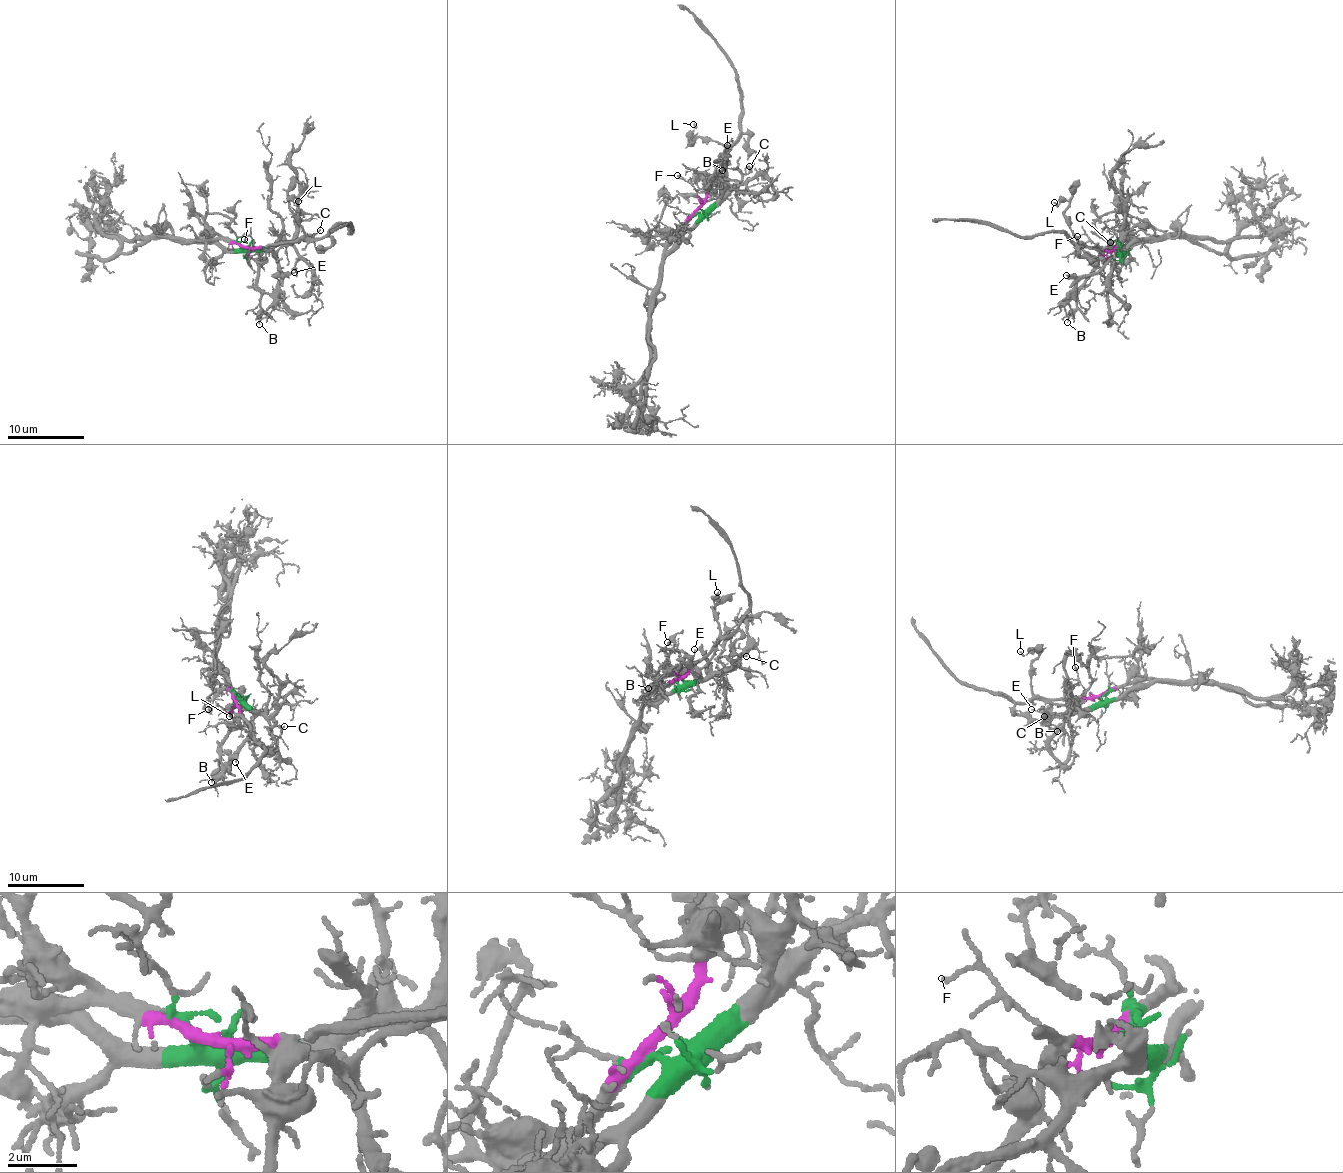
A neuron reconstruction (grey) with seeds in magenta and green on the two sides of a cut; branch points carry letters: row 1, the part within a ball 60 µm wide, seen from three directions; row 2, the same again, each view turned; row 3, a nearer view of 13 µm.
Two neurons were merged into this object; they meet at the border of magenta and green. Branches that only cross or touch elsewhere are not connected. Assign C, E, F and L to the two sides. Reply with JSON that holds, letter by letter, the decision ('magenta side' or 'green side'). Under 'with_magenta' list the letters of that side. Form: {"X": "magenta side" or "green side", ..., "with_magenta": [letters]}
{"C": "green side", "E": "green side", "F": "magenta side", "L": "magenta side", "with_magenta": ["F", "L"]}

